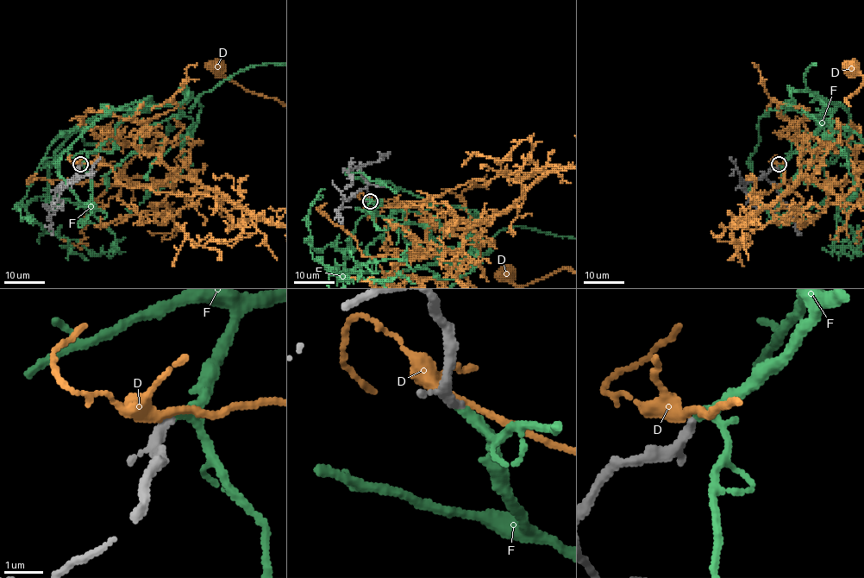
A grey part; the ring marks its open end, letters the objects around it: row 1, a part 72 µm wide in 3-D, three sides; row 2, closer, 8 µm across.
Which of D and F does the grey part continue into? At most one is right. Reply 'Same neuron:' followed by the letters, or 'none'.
Same neuron: F

